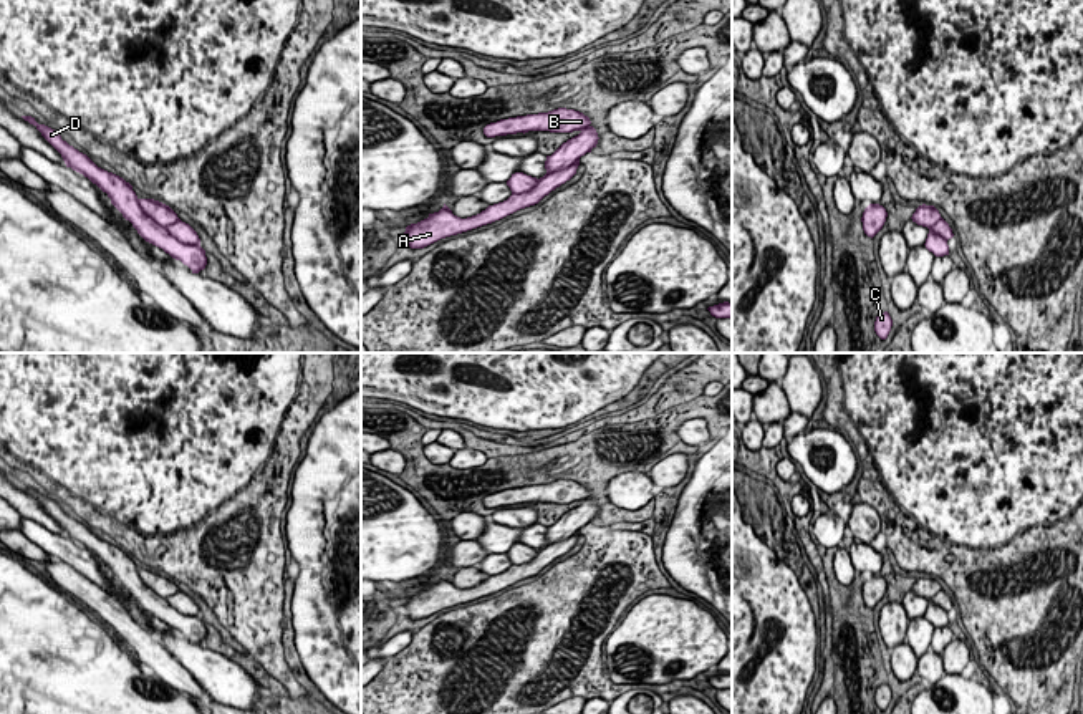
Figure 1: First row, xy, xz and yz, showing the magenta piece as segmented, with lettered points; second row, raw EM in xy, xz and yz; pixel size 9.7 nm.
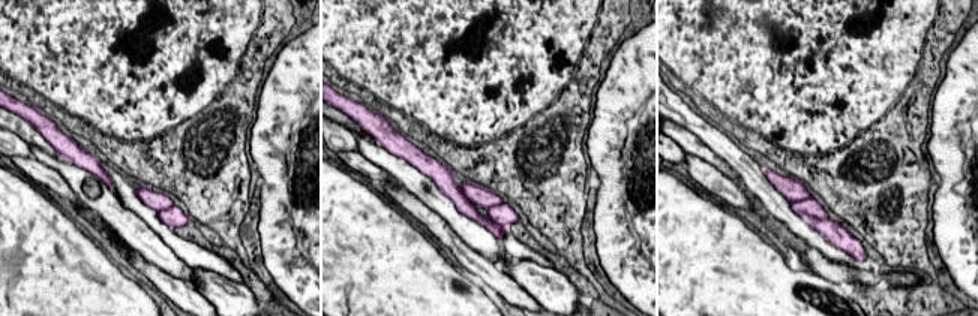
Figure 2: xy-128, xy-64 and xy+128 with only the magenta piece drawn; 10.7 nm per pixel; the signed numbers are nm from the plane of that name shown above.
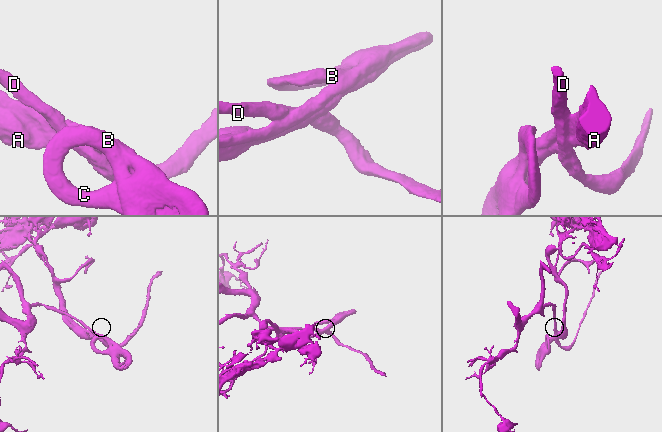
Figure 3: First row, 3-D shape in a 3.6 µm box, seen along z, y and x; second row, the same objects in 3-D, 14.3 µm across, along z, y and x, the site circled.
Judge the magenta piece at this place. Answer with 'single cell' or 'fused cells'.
fused cells

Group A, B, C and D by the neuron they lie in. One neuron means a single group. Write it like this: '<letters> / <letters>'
A B C / D

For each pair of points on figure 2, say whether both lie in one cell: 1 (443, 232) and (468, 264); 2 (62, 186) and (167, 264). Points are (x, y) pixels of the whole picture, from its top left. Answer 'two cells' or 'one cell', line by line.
1: one cell
2: two cells

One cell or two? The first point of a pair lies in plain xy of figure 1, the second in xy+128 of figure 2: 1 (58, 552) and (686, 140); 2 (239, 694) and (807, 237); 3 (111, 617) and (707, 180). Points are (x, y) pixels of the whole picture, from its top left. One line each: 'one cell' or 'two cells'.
1: one cell
2: one cell
3: one cell

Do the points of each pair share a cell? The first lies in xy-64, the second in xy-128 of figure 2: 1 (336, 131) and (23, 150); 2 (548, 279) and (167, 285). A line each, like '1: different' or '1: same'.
1: same
2: different

